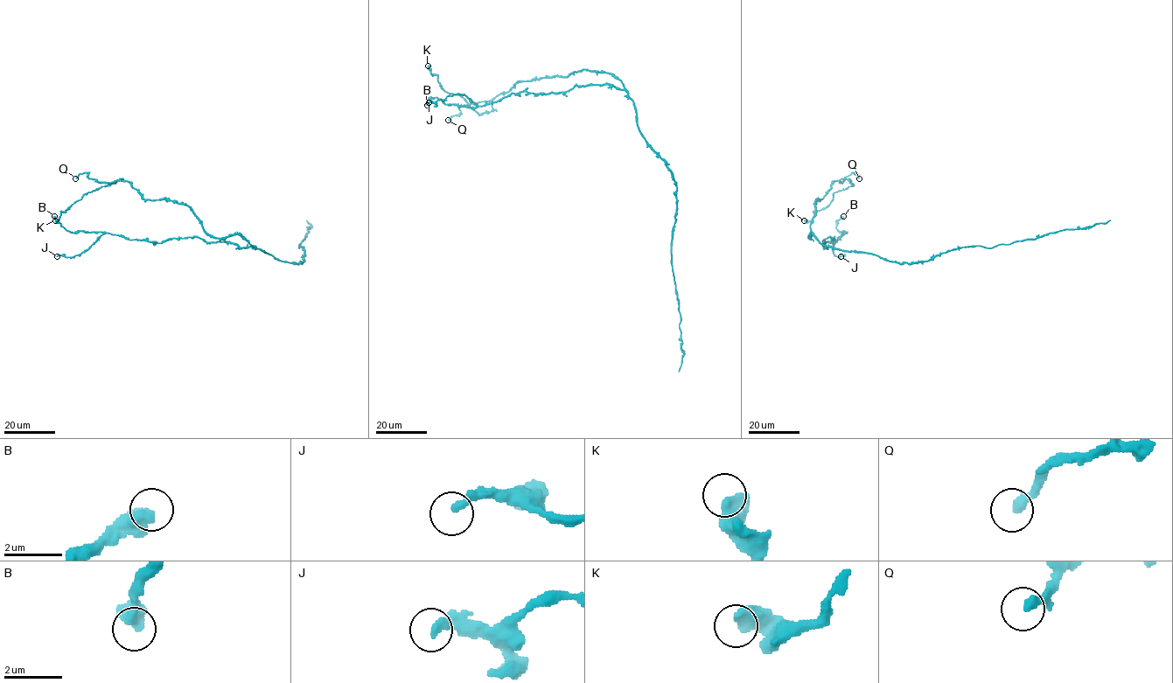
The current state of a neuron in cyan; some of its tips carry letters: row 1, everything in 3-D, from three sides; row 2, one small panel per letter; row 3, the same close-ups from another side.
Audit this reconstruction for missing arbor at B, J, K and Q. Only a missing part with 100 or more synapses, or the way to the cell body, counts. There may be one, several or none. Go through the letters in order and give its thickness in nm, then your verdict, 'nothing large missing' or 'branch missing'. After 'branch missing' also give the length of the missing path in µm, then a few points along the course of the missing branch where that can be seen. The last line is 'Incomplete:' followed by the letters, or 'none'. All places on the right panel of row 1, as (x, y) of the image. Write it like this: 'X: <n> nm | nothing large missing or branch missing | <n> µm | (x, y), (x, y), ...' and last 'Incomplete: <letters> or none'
B: 600 nm | nothing large missing
J: 320 nm | nothing large missing
K: 550 nm | nothing large missing
Q: 320 nm | nothing large missing
Incomplete: none

